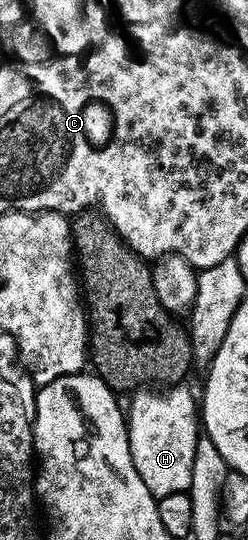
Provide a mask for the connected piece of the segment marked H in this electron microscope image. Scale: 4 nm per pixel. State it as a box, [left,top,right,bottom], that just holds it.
[127,382,199,497]

